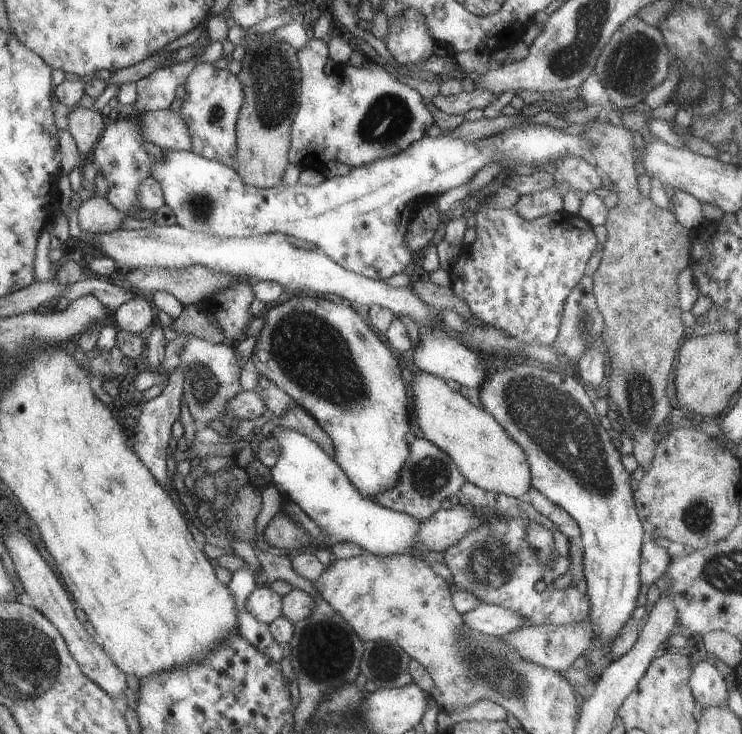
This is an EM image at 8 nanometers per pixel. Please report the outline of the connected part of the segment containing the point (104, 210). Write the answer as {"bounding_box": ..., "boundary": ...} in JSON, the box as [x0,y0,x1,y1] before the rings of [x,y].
{"bounding_box":[78,193,122,233],"boundary":[[[97,193],[90,194],[80,205],[78,212],[79,227],[86,233],[111,233],[122,226],[122,214],[109,200]]]}

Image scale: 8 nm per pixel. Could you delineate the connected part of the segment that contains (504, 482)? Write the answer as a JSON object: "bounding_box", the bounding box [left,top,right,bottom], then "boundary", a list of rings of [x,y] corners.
{"bounding_box":[414,371,531,497],"boundary":[[[420,371],[414,375],[415,411],[422,436],[443,450],[460,469],[464,481],[481,489],[509,497],[528,492],[531,472],[524,449],[510,438],[498,421],[482,406],[474,406],[460,392],[454,391],[445,379]]]}

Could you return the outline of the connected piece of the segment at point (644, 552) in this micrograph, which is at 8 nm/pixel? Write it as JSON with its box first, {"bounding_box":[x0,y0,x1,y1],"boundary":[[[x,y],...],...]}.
{"bounding_box":[640,537,672,585],"boundary":[[[647,537],[641,548],[640,578],[644,584],[652,585],[664,576],[667,566],[672,561],[667,550],[658,546],[655,540]]]}

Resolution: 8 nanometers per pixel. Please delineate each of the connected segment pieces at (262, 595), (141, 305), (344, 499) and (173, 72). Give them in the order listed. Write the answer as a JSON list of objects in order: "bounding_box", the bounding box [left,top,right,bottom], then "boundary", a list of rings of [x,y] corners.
[{"bounding_box":[247,586,283,625],"boundary":[[[268,586],[256,587],[247,600],[247,611],[260,622],[269,625],[282,616],[283,600]]]},{"bounding_box":[115,296,156,333],"boundary":[[[143,296],[129,300],[115,310],[116,326],[123,331],[139,333],[156,323],[152,306]]]},{"bounding_box":[271,420,424,555],"boundary":[[[278,420],[274,422],[275,427],[272,436],[280,444],[280,455],[271,469],[272,483],[278,488],[282,495],[290,497],[300,508],[323,530],[325,539],[322,546],[334,546],[337,542],[354,542],[361,546],[364,551],[375,555],[412,555],[417,544],[417,534],[424,520],[420,520],[411,514],[395,511],[376,501],[365,497],[357,486],[352,484],[347,474],[338,466],[338,463],[330,458],[319,444],[310,440],[302,433],[282,429]]]},{"bounding_box":[132,56,197,114],"boundary":[[[196,56],[181,63],[158,67],[152,74],[137,82],[137,99],[132,109],[138,114],[146,111],[168,109],[174,102],[176,88],[185,84],[188,75],[197,65]]]}]

